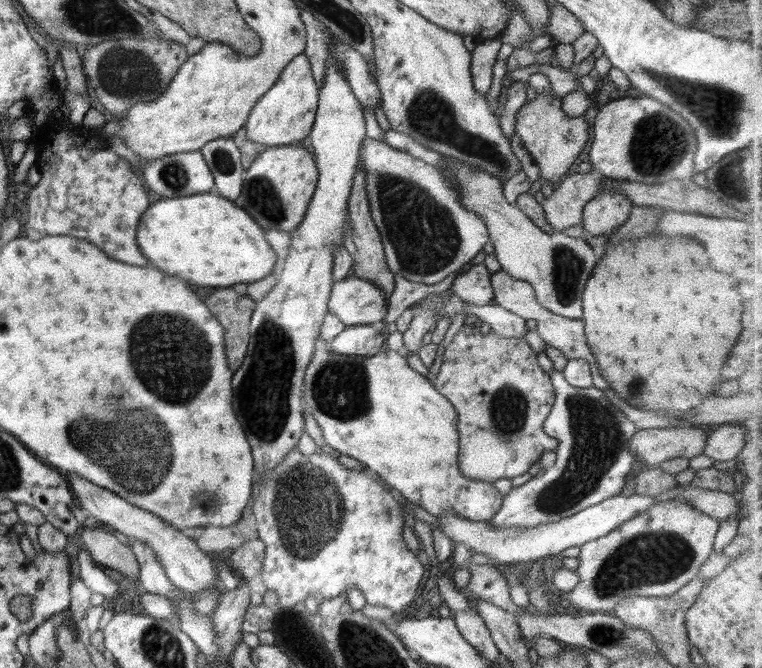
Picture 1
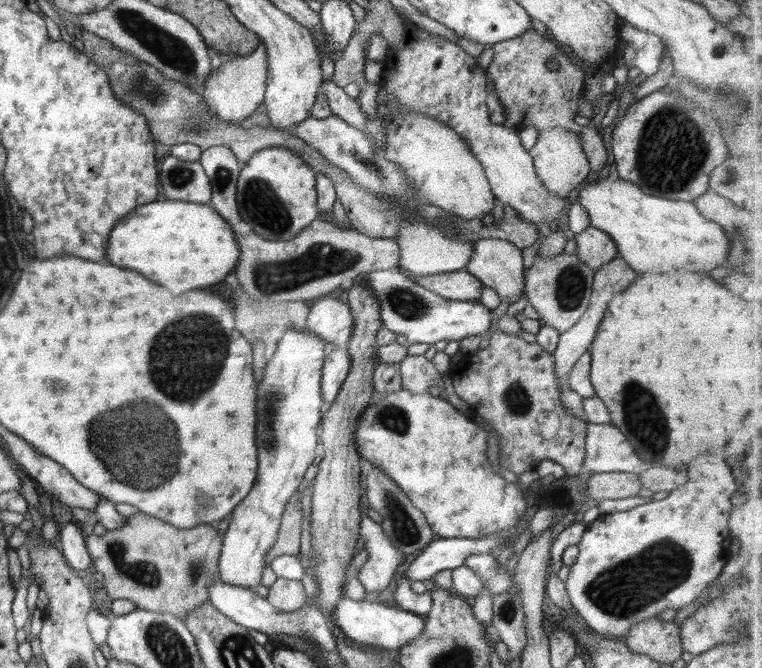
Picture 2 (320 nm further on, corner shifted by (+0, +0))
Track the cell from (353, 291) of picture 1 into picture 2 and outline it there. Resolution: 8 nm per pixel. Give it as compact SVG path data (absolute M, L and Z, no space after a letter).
M333 293L320 297L310 307L305 328L308 333L318 335L322 341L343 347L352 336L354 319L349 306Z

